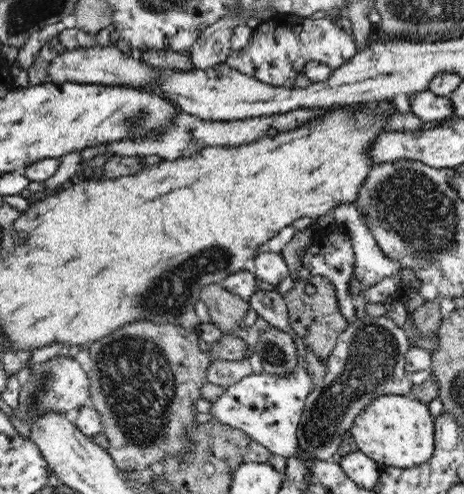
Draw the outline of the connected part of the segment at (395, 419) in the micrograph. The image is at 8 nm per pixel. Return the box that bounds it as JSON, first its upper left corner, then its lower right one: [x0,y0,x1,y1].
[351,395,435,470]

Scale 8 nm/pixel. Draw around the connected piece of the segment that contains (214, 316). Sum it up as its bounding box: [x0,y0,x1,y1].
[200,284,249,336]

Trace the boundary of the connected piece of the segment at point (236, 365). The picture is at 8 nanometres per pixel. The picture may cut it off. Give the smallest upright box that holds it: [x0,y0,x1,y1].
[205,353,262,387]

